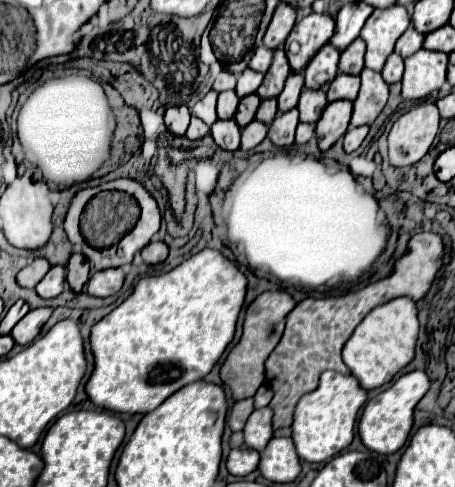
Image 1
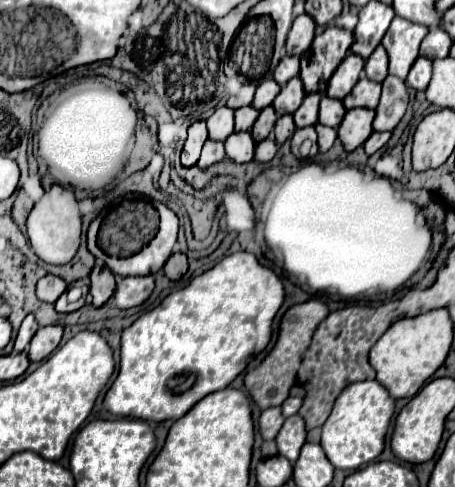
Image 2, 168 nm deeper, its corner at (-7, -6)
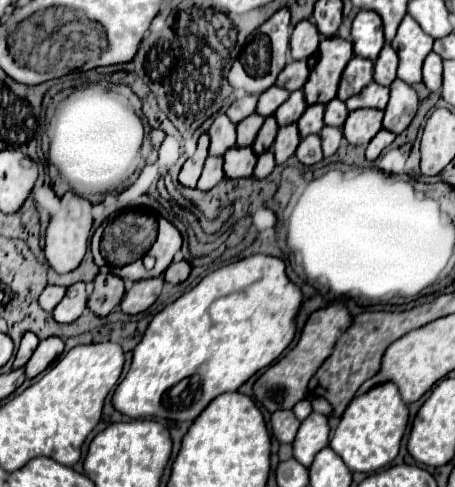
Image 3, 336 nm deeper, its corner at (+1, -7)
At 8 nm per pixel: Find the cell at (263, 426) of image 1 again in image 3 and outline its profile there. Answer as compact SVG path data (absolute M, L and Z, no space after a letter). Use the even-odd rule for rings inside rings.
M310 413L298 427L296 439L292 441L292 453L298 463L308 467L314 455L328 445L328 417Z

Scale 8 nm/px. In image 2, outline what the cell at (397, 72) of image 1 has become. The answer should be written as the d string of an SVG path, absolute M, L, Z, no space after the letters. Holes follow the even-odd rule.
M420 56L418 62L414 62L410 76L406 78L406 84L412 86L414 90L426 90L432 78L432 60L426 56Z

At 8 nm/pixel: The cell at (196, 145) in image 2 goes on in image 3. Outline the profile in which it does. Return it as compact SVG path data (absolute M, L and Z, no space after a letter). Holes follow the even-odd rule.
M202 133L198 137L198 147L194 151L192 157L188 157L180 169L180 175L178 175L178 181L184 185L184 187L196 187L196 181L202 173L202 165L204 165L204 159L208 155L208 135Z

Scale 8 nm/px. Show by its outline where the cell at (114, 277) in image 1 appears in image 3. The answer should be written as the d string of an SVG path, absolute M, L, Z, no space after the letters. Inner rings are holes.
M152 277L152 279L142 279L130 285L130 289L126 291L124 299L120 301L120 309L124 313L136 315L144 309L148 309L160 295L164 281L160 277Z

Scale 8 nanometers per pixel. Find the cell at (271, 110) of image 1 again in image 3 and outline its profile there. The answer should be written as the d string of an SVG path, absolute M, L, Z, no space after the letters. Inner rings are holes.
M288 125L288 127L280 127L278 135L276 135L276 143L272 145L272 151L274 151L274 157L276 157L276 163L284 163L290 155L294 155L296 147L300 143L300 135L298 135L298 129L296 125Z

